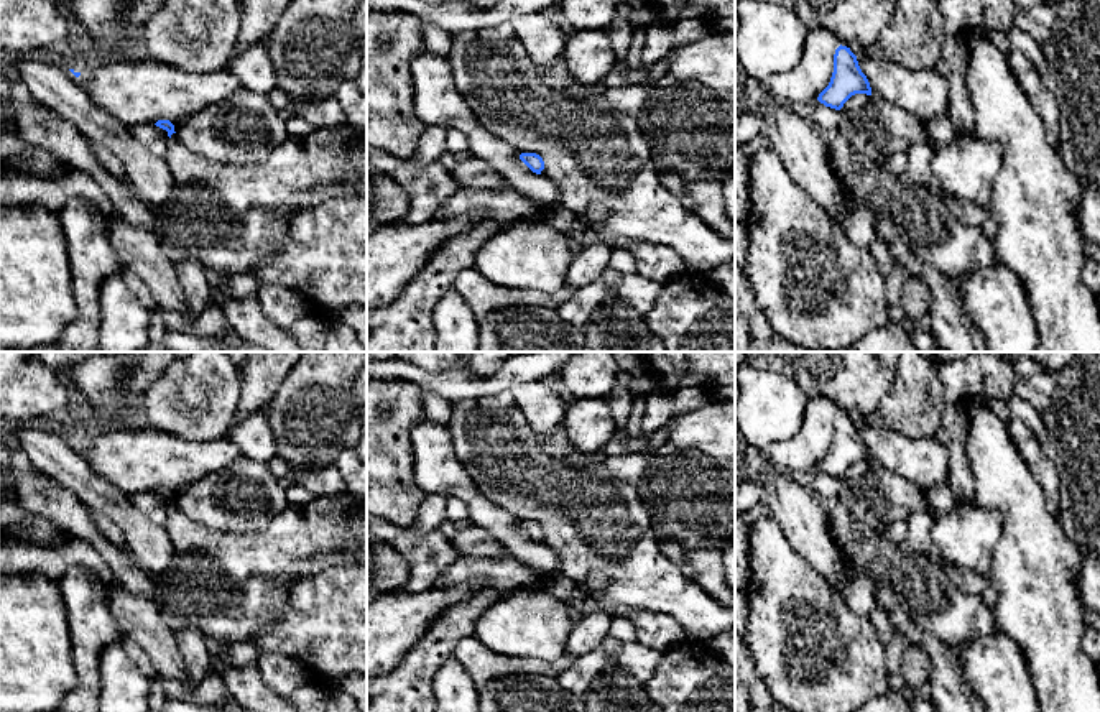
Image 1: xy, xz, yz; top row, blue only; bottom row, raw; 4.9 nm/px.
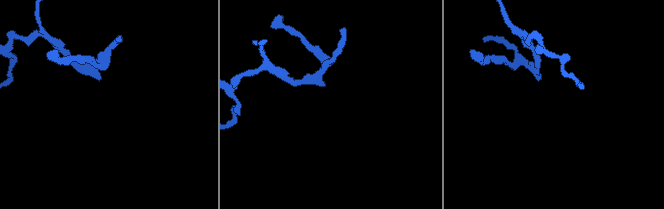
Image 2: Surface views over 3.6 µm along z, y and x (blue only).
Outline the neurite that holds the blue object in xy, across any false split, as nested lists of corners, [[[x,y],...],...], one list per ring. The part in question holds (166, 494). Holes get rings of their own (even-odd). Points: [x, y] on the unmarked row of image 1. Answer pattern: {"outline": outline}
{"outline": [[[158,488],[155,493],[168,500],[166,529],[176,546],[176,554],[168,571],[155,577],[153,602],[174,633],[196,628],[206,638],[222,645],[250,641],[286,613],[289,589],[298,577],[316,576],[329,567],[367,566],[367,500],[350,492],[312,497],[306,505],[289,503],[266,528],[253,533],[217,533],[191,521],[179,510],[169,488]]]}

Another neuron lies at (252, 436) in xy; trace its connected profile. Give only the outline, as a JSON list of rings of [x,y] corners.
[[[265,409],[247,414],[229,431],[229,439],[235,444],[242,455],[268,464],[276,451],[276,439],[268,423]]]

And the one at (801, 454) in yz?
[[[811,396],[802,428],[794,437],[768,446],[766,464],[793,475],[811,475],[830,451],[839,414],[837,405],[829,398]]]

